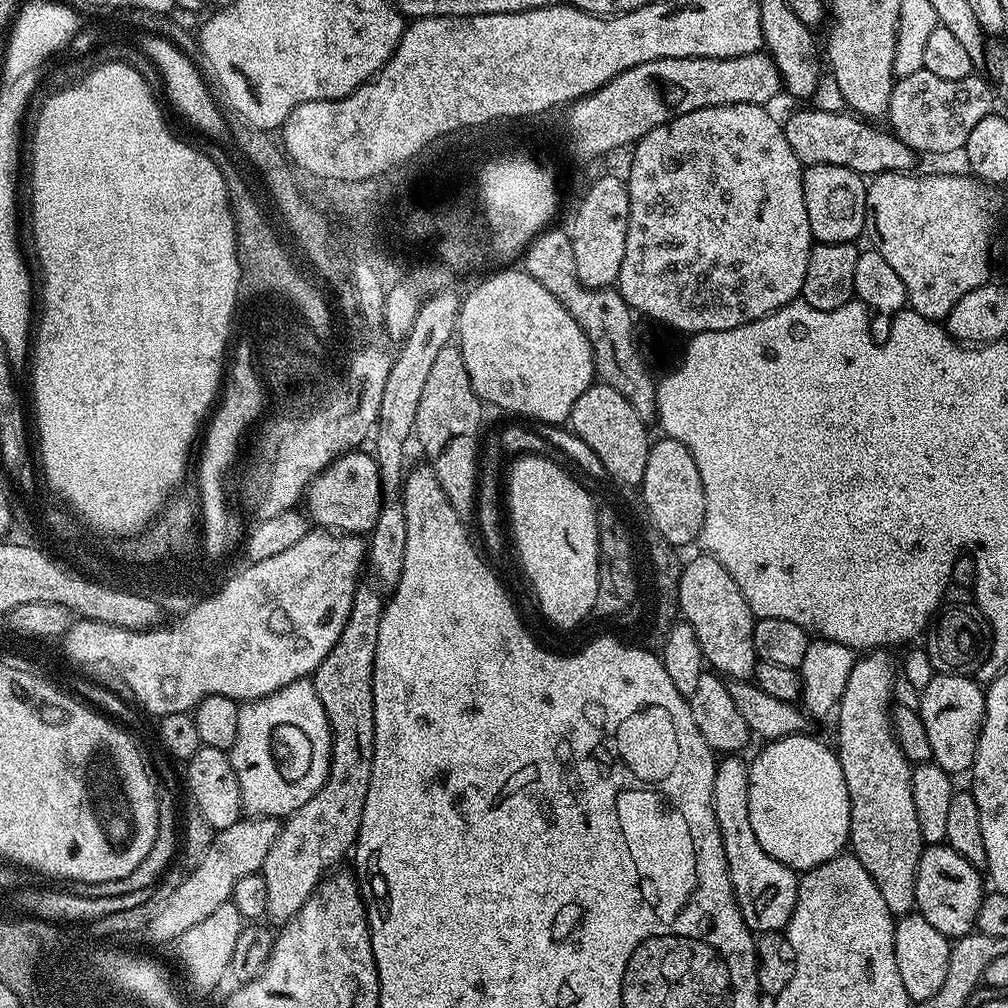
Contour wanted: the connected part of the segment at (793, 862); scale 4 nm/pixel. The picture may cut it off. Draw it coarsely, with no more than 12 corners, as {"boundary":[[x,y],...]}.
{"boundary":[[797,734],[751,761],[750,827],[797,874],[841,855],[850,794]]}

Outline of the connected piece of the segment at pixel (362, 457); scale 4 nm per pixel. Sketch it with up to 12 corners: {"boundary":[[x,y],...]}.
{"boundary":[[375,455],[337,457],[308,485],[317,529],[368,534],[382,489]]}

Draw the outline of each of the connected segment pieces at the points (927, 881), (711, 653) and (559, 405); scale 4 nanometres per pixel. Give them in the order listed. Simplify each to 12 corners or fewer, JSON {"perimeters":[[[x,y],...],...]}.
{"perimeters":[[[947,843],[918,862],[914,908],[949,938],[976,927],[986,880]],[[710,555],[684,564],[679,615],[721,677],[751,681],[754,617]],[[523,270],[460,306],[485,405],[565,423],[594,383],[582,326]]]}

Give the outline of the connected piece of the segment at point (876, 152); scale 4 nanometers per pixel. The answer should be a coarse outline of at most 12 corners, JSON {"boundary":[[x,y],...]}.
{"boundary":[[804,106],[783,121],[801,165],[865,178],[918,153],[851,111]]}

